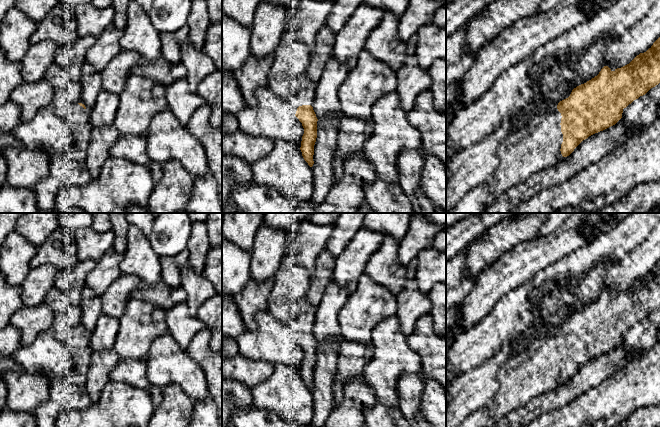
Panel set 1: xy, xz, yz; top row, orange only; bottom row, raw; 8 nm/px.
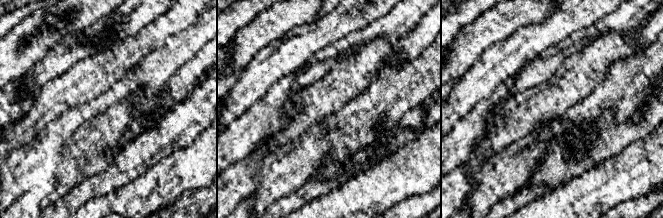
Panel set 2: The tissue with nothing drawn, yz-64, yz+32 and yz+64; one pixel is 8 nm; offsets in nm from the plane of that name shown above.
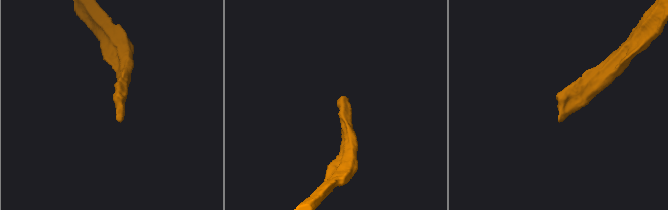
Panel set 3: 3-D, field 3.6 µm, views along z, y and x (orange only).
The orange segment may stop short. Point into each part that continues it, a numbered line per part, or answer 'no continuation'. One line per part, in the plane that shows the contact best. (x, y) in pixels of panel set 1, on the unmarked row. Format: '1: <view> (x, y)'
1: yz (536, 370)

